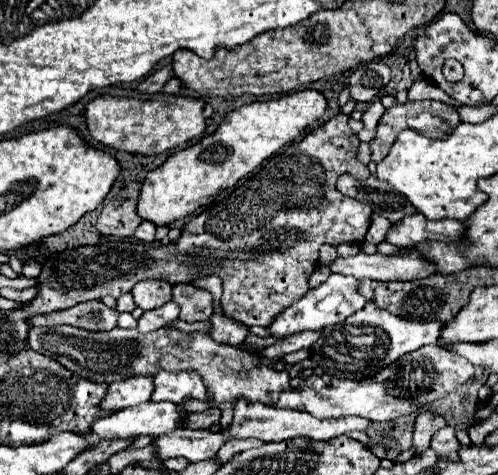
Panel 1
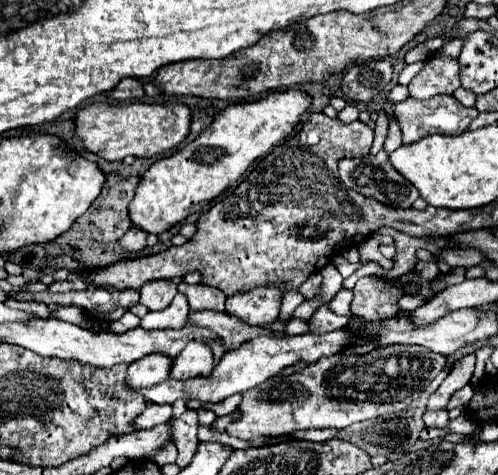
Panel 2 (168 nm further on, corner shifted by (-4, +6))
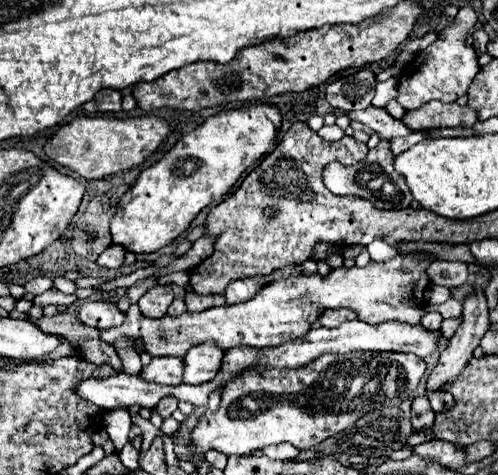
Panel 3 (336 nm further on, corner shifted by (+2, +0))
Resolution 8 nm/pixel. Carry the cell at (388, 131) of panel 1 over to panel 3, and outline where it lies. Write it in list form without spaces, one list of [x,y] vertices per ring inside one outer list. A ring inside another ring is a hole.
[[[431,100],[417,110],[411,110],[403,118],[405,126],[411,130],[431,130],[431,128],[449,128],[449,126],[473,126],[477,122],[477,112],[469,106],[459,106],[457,102],[445,104]]]

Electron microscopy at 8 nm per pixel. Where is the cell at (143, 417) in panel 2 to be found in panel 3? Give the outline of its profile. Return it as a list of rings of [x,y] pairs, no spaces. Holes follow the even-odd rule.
[[[165,396],[165,400],[159,400],[159,404],[157,404],[159,414],[161,414],[163,418],[169,418],[169,416],[177,410],[177,402],[179,402],[179,400],[173,400],[173,396]]]

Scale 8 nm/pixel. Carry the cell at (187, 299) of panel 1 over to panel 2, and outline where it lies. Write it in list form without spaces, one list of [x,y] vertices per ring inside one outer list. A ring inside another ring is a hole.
[[[179,282],[179,292],[187,296],[189,308],[193,312],[199,312],[199,310],[223,312],[225,310],[225,294],[221,290],[215,290],[215,286]]]

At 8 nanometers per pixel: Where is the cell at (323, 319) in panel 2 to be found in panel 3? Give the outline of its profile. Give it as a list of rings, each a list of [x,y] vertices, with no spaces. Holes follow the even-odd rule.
[[[337,308],[337,310],[327,310],[319,322],[325,326],[325,328],[335,328],[339,326],[341,322],[345,320],[357,320],[357,312],[353,312],[351,308]]]

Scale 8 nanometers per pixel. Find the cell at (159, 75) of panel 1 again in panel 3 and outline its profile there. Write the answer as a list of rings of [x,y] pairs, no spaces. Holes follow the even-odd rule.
[[[101,90],[93,96],[93,100],[83,104],[85,112],[119,112],[121,110],[121,94],[117,90]]]

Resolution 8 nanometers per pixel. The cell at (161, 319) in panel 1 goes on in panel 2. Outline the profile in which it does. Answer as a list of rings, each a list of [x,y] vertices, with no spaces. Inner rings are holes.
[[[177,294],[177,298],[161,312],[147,312],[147,316],[141,320],[141,326],[145,330],[153,328],[181,328],[187,324],[189,318],[189,304],[183,294]]]

